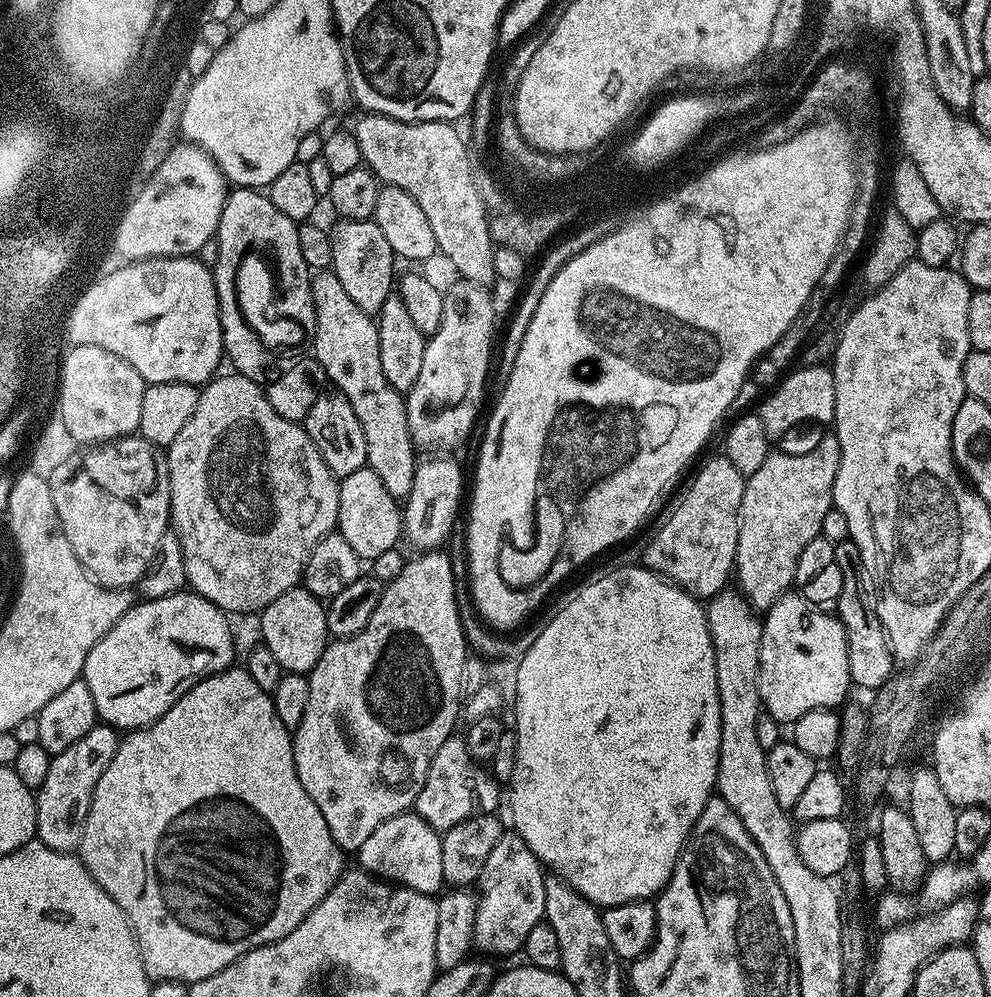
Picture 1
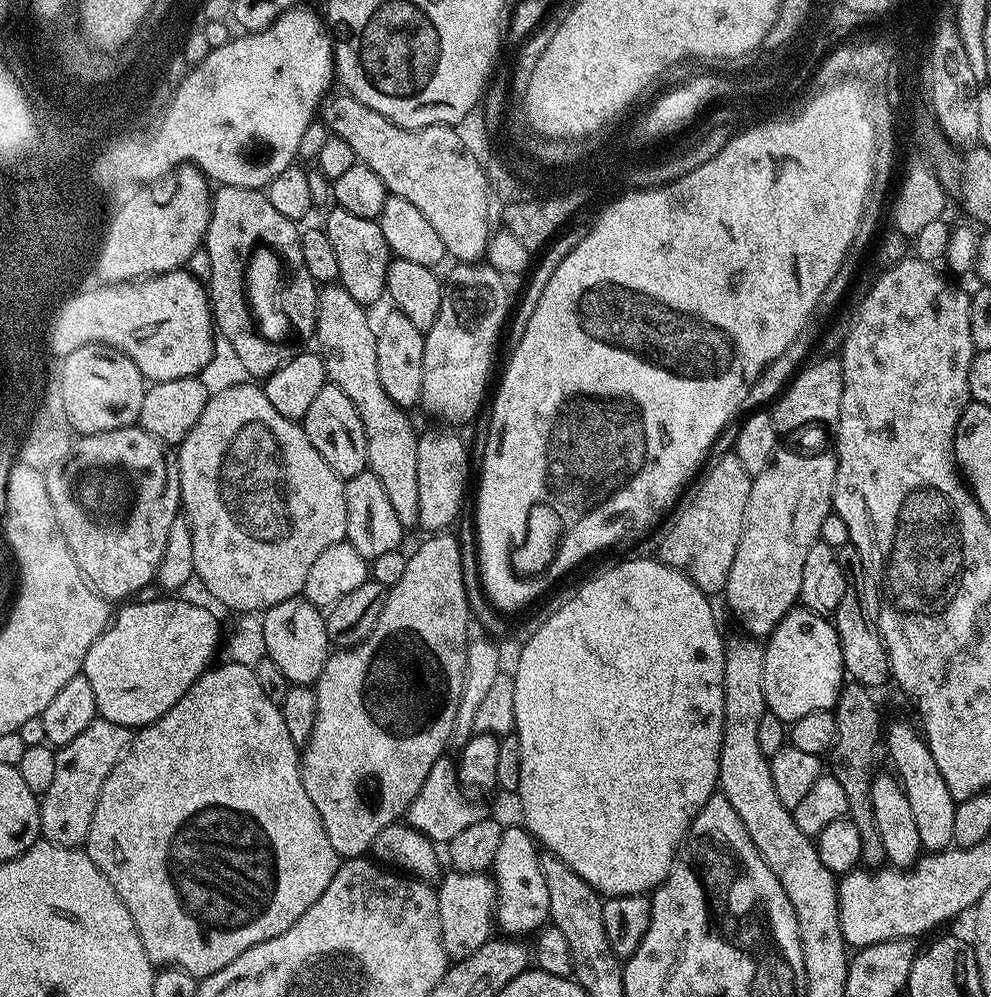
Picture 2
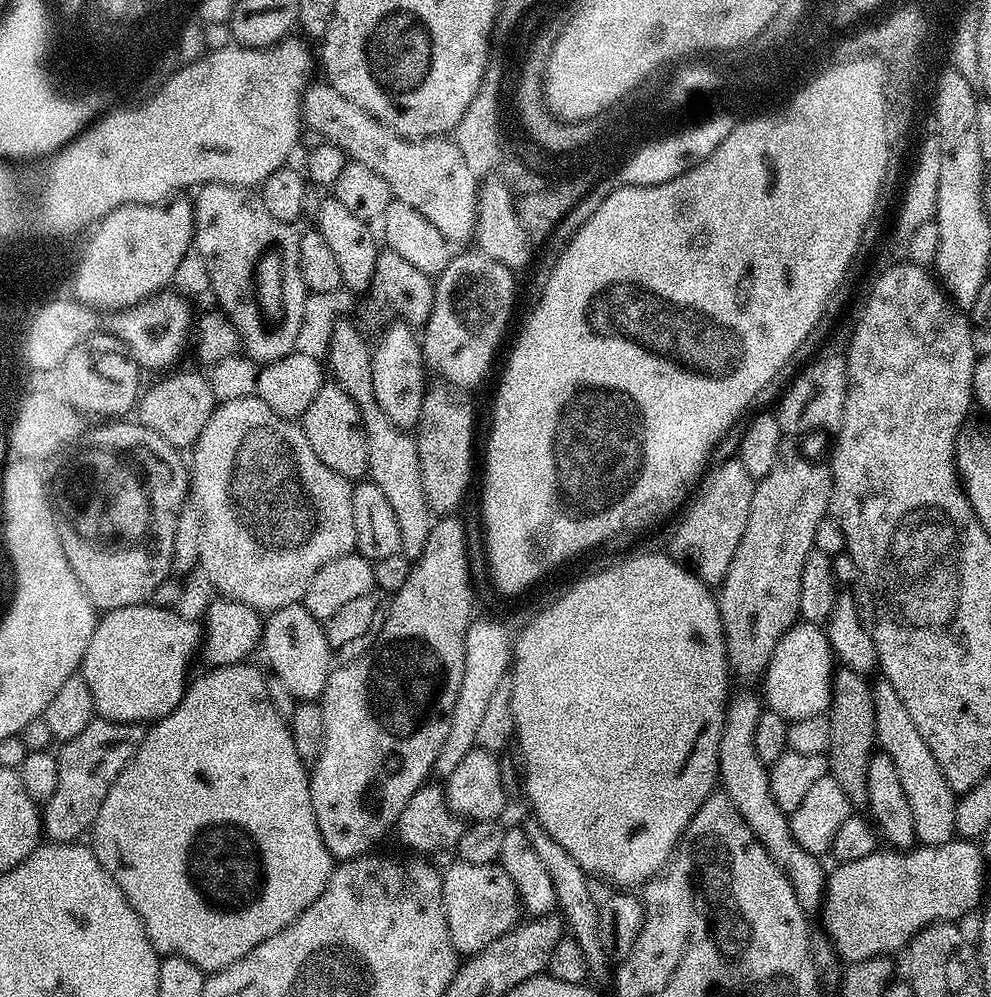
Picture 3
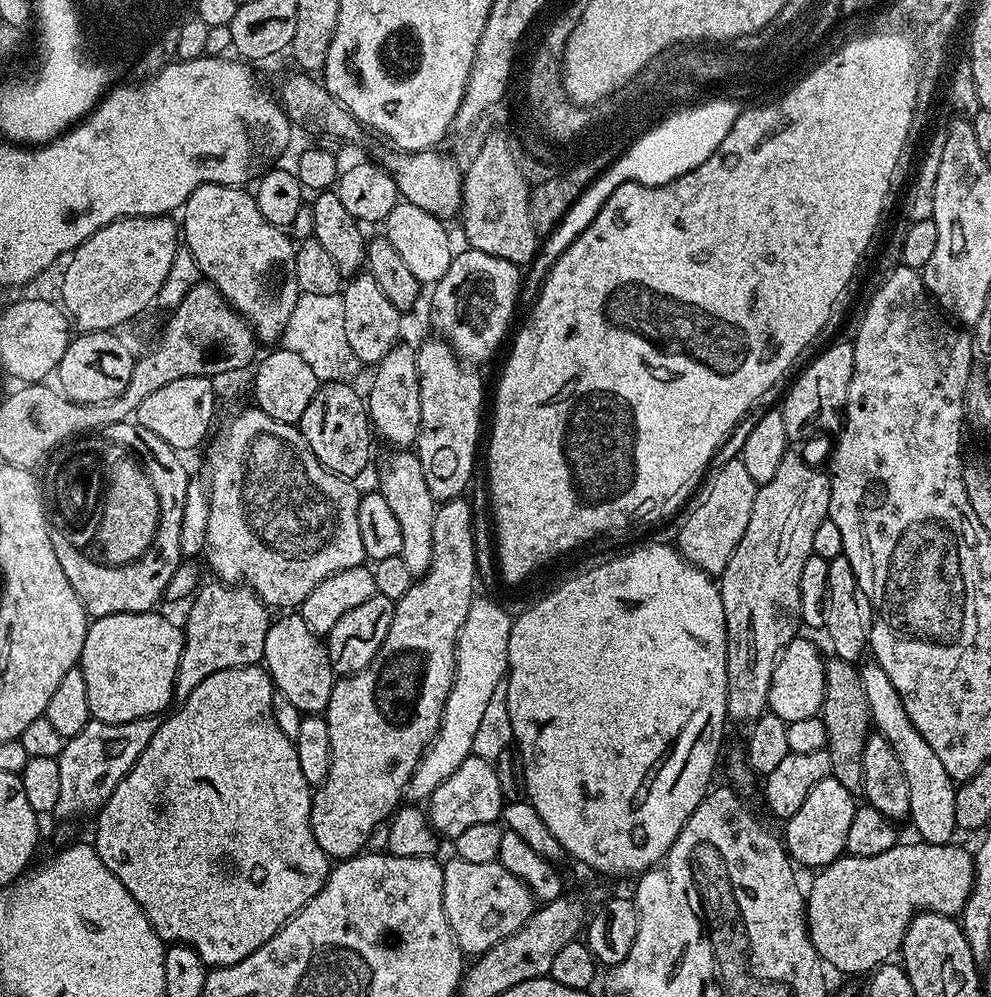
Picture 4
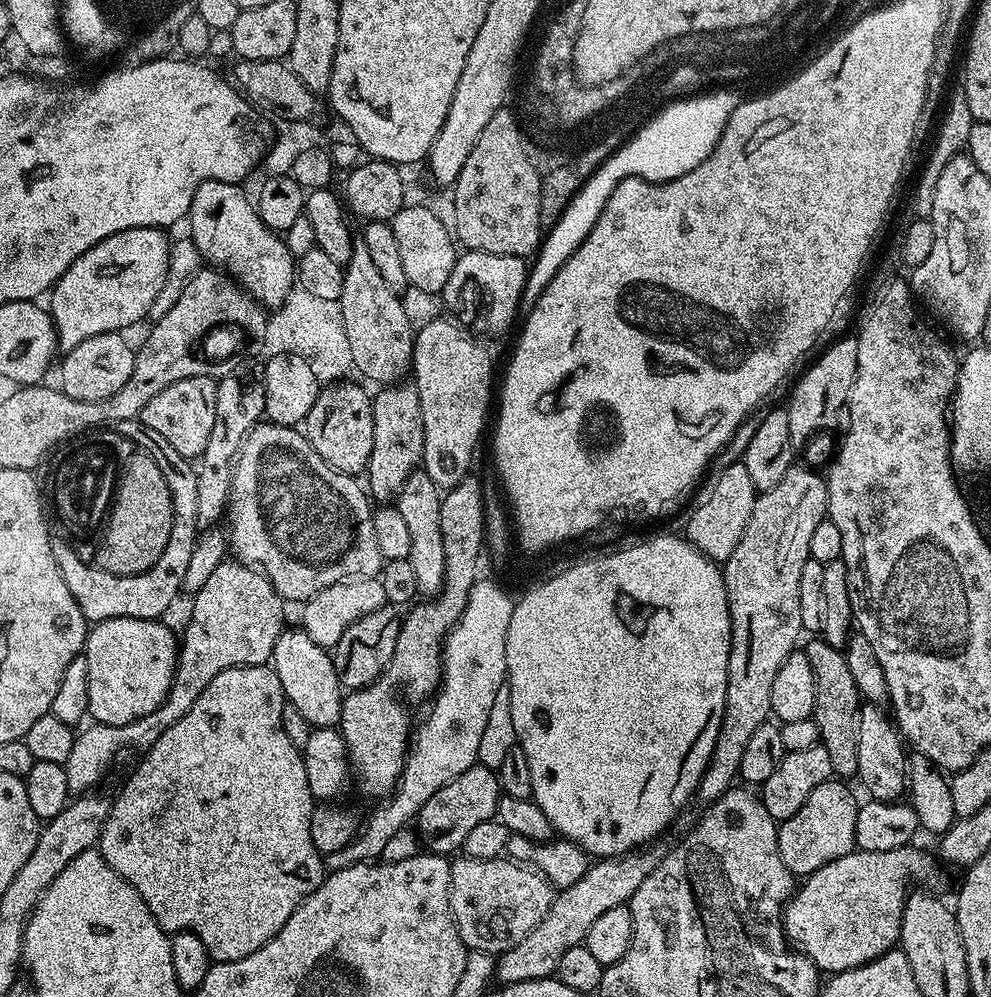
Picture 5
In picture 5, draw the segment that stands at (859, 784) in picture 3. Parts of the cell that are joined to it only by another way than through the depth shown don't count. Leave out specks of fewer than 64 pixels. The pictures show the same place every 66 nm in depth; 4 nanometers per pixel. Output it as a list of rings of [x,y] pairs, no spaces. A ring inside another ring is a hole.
[[[812,638],[804,646],[815,670],[816,700],[814,719],[820,727],[820,739],[829,751],[830,766],[835,777],[850,780],[856,776],[858,768],[858,737],[861,730],[861,710],[863,697],[854,682],[847,657],[822,638]]]

